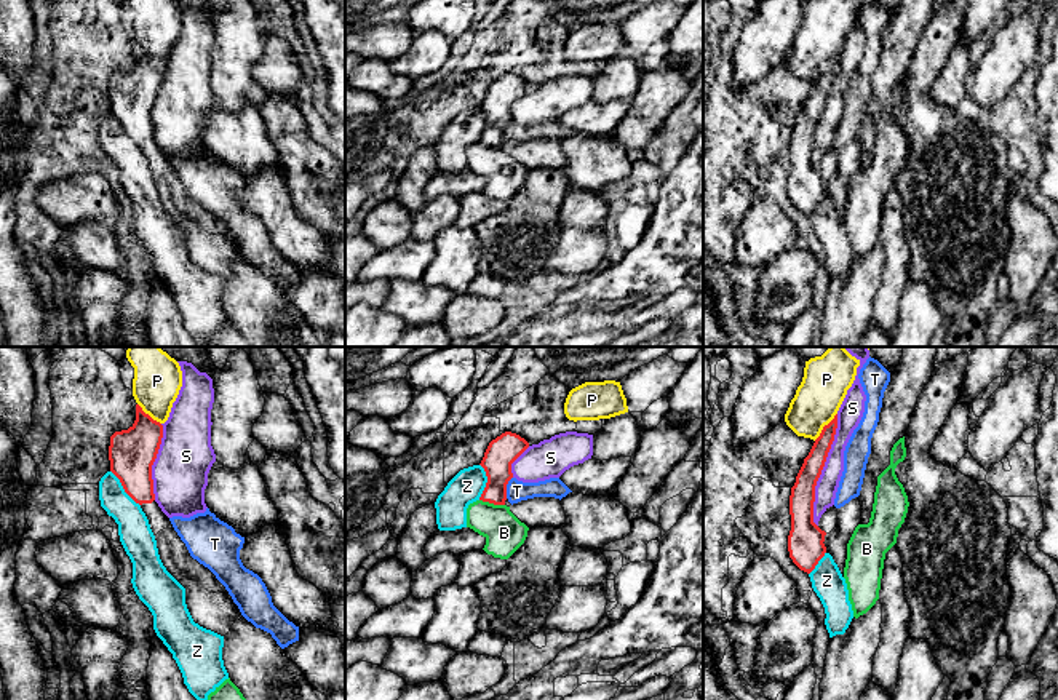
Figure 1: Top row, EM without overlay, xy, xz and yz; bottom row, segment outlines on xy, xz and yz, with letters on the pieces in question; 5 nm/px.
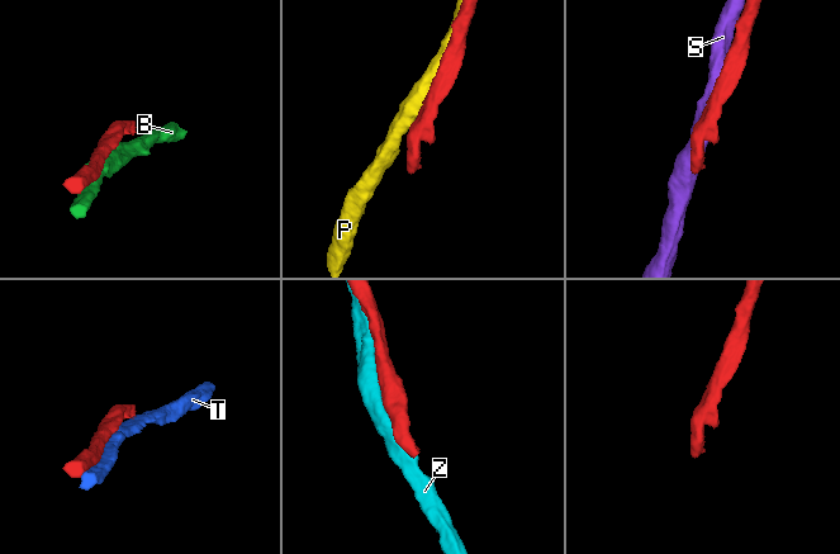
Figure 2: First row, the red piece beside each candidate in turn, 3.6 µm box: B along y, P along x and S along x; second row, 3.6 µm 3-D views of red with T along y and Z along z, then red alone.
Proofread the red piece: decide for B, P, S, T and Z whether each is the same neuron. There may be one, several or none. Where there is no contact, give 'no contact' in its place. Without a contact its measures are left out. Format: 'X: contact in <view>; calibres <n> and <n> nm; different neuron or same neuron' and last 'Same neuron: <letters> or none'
B: contact in xz; calibres 150 and 200 nm; different neuron
P: contact in yz; calibres 110 and 240 nm; different neuron
S: contact in yz; calibres 130 and 110 nm; different neuron
T: contact in xz; calibres 150 and 110 nm; different neuron
Z: contact in xy; calibres 240 and 160 nm; different neuron
Same neuron: none

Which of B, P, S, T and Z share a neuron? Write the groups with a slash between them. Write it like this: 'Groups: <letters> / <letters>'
Groups: B / P / S / T / Z

